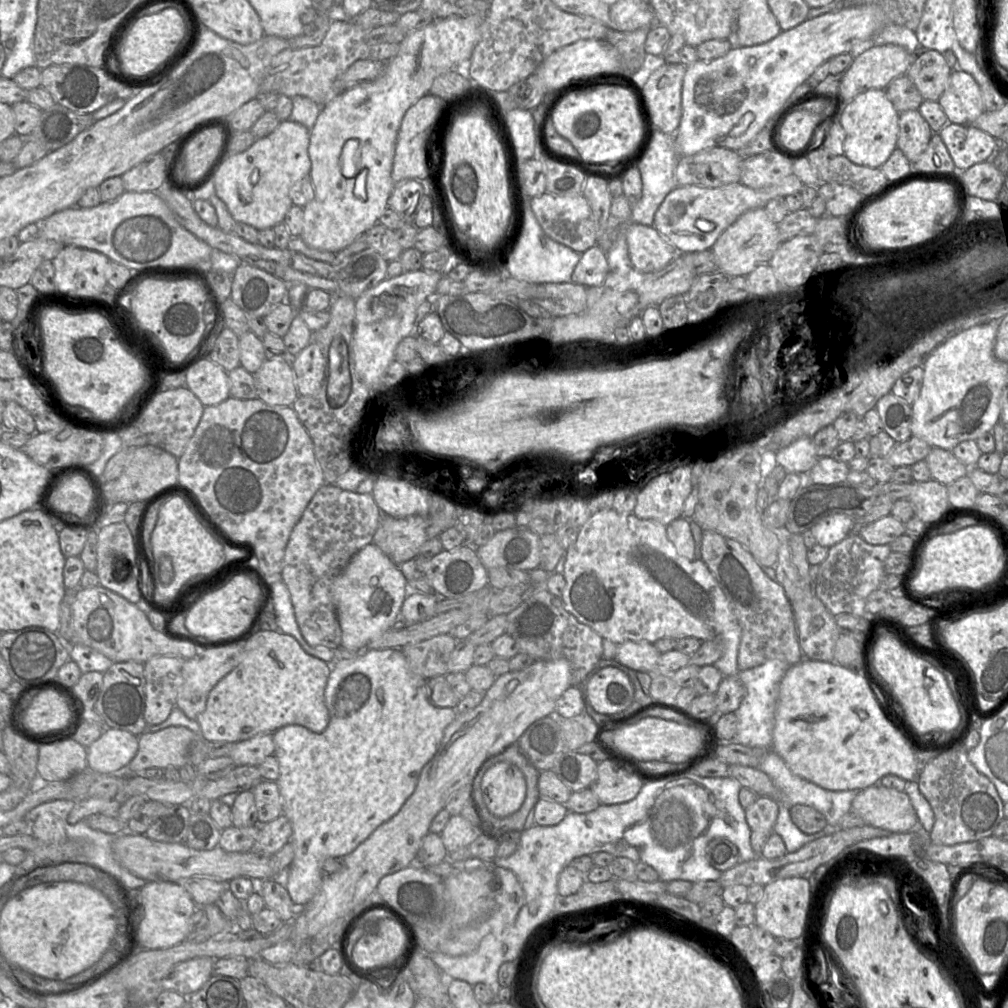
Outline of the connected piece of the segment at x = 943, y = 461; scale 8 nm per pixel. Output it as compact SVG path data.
M932 447L925 458L931 473L931 479L949 485L966 476L969 469L958 460L951 451Z

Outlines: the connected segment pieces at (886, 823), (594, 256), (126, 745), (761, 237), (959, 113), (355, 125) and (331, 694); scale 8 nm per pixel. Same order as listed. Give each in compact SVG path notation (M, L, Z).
M875 784L859 791L852 801L851 811L865 822L891 833L904 833L918 824L916 811L904 791Z
M599 245L586 250L576 265L571 282L584 287L601 285L609 273L607 255Z
M104 728L101 736L87 747L87 767L108 774L126 767L138 750L139 736L117 728Z
M756 208L742 214L717 239L711 251L713 252L718 271L728 277L748 276L762 264L769 264L774 253L780 246L778 224L768 216L765 208Z
M952 69L938 102L948 123L972 124L984 112L981 87L972 75L961 69Z
M449 17L445 19L437 19L421 29L410 32L399 44L399 51L396 56L386 63L384 74L382 76L371 83L345 90L326 105L322 106L321 112L310 131L308 146L308 155L311 161L309 177L311 178L314 187L314 198L303 207L303 228L299 236L306 245L315 249L338 253L347 248L359 235L365 234L378 223L380 216L388 207L389 198L395 187L395 183L392 179L393 160L398 132L406 111L420 98L429 93L433 81L437 76L447 71L454 71L456 68L462 68L469 62L473 49L480 40L480 25L482 21L483 17Z
M400 648L370 649L355 657L337 659L331 665L331 673L325 687L325 704L329 712L329 724L321 733L314 733L302 725L290 724L273 733L274 755L279 764L279 777L275 781L280 792L283 814L292 825L290 843L294 849L294 859L283 875L284 885L297 908L307 905L319 891L324 875L322 864L330 857L345 857L365 841L381 824L396 815L406 800L414 792L423 767L439 749L445 729L457 718L455 708L440 708L426 698L426 679L413 673Z

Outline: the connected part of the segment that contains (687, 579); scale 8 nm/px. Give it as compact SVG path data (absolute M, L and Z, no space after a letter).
M612 508L599 510L592 514L584 525L580 527L576 541L565 552L566 561L563 576L566 580L566 585L561 595L564 608L580 623L589 626L602 638L606 638L616 644L621 644L625 641L648 641L655 643L661 638L674 638L678 640L685 637L695 637L701 641L719 640L719 636L722 633L726 633L738 624L737 618L731 609L731 604L701 559L688 560L677 553L675 546L667 537L666 526L656 520L638 518L633 512L618 513Z

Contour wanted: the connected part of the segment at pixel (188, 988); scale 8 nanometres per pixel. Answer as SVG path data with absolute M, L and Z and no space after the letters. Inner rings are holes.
M198 957L175 965L162 979L162 990L175 991L189 997L212 976L214 959Z

